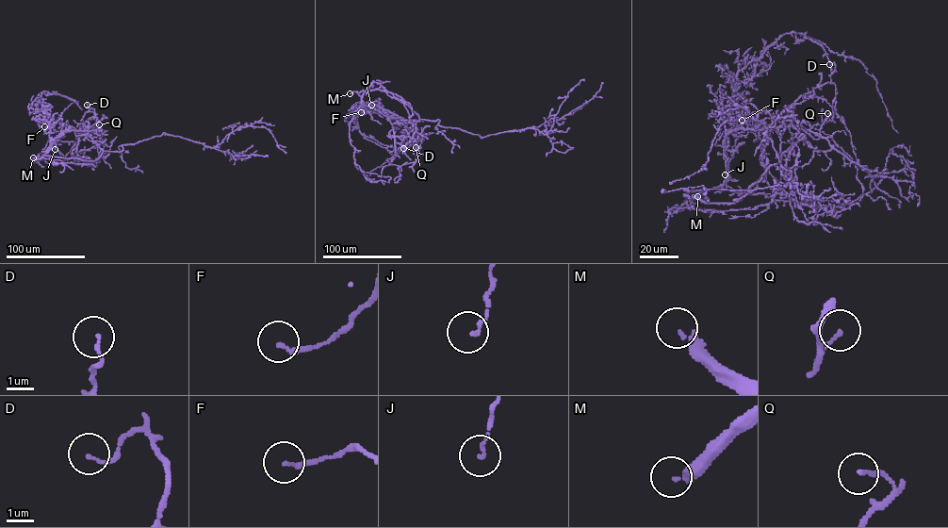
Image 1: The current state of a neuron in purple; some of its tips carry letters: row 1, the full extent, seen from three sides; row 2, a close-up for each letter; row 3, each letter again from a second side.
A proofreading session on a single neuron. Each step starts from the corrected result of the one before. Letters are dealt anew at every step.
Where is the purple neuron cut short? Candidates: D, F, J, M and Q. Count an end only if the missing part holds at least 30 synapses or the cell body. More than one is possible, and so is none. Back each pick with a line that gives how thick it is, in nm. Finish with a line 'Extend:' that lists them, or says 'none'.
M: calibre 240 nm
Extend: M

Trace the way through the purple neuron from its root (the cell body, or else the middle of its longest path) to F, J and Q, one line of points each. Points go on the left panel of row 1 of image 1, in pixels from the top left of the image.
F: (107, 151), (88, 140), (87, 131), (65, 131), (51, 140), (50, 128), (44, 126)
J: (107, 151), (88, 140), (87, 131), (75, 130), (65, 131), (56, 137), (55, 149)
Q: (107, 151), (103, 151), (86, 136), (89, 131), (96, 129), (99, 132), (99, 124)

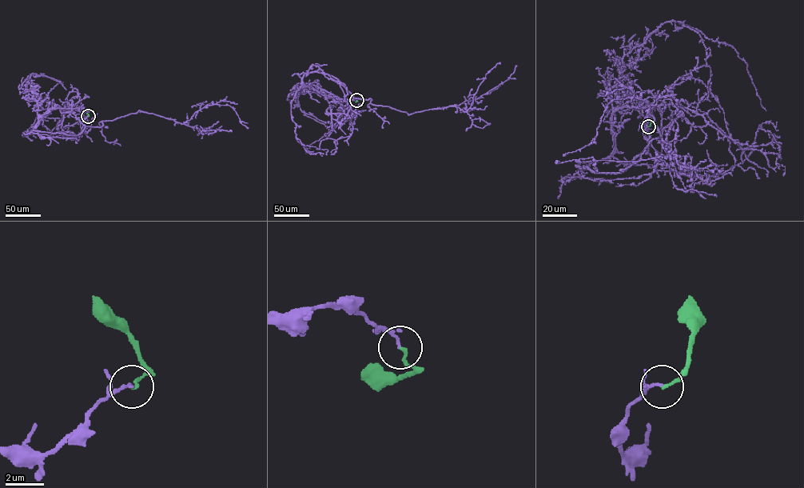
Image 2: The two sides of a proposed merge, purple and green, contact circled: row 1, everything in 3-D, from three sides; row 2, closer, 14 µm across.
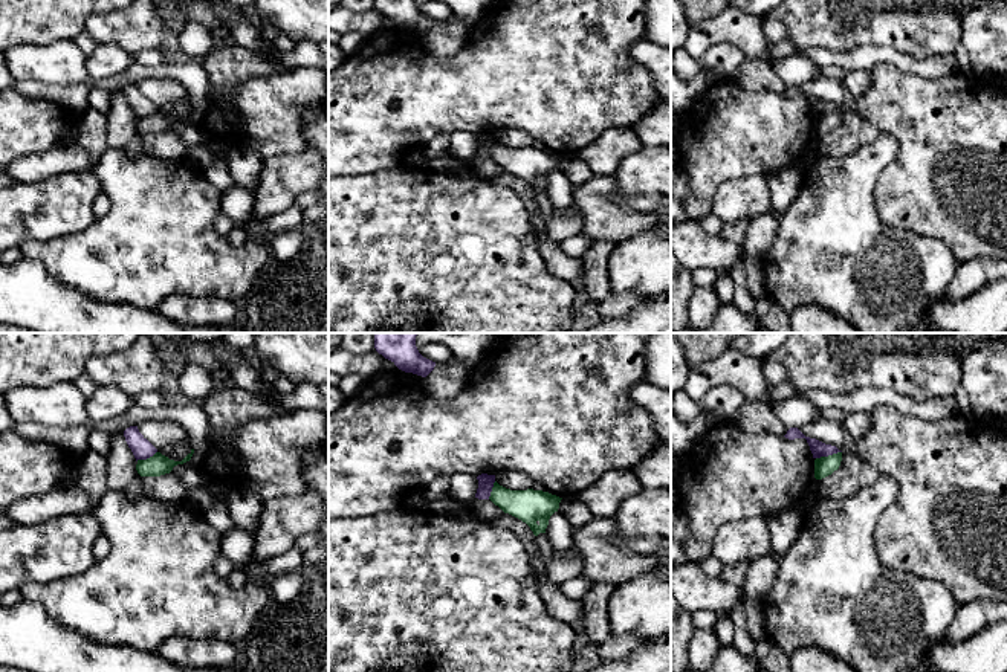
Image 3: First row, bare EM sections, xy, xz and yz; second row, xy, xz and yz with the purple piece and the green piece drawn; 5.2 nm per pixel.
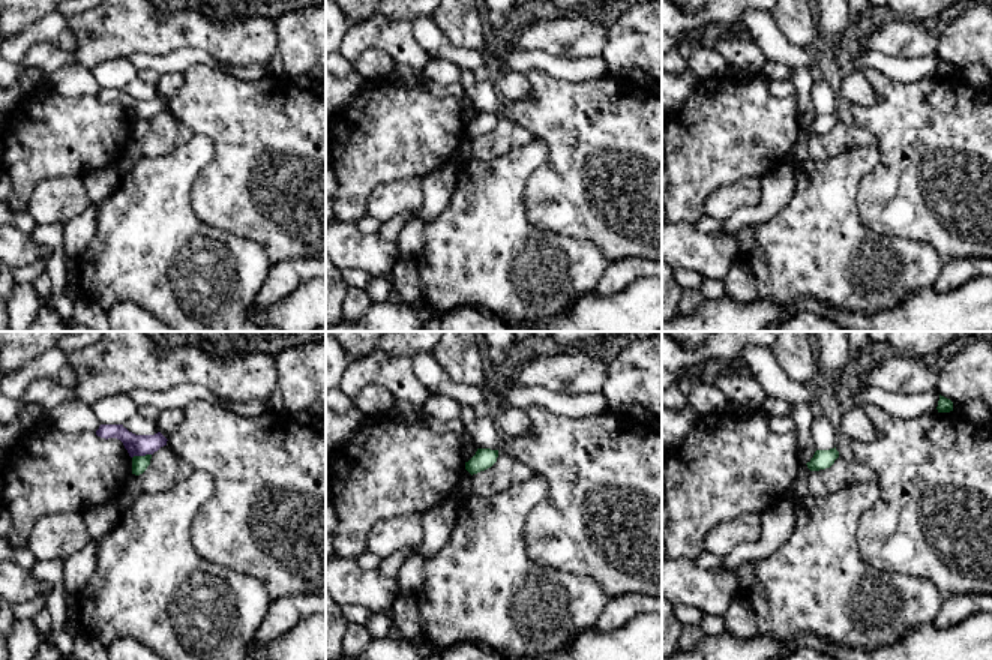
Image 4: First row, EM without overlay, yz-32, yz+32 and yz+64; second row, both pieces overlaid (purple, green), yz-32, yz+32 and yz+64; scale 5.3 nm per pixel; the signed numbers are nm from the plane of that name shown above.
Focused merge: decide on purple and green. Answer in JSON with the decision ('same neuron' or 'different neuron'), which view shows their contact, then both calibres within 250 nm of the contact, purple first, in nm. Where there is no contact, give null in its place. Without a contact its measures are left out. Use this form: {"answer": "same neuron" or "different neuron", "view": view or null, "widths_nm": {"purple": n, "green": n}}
{"answer": "different neuron", "view": "yz", "widths_nm": {"purple": 80, "green": 110}}

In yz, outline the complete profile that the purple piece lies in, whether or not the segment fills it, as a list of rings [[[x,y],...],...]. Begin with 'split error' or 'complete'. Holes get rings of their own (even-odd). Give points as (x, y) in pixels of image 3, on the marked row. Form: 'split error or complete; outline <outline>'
complete; outline [[[790,428],[784,437],[788,440],[805,438],[813,454],[813,458],[828,457],[842,452],[836,446],[825,444],[816,438],[805,437],[798,428]]]

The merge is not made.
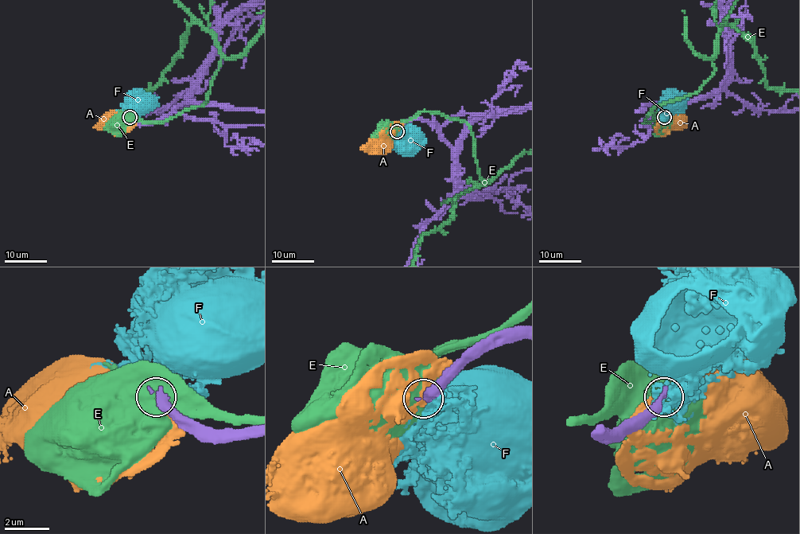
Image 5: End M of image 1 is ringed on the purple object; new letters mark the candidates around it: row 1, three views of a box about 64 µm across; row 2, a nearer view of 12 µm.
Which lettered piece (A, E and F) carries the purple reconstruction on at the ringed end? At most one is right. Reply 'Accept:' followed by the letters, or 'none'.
Accept: none

